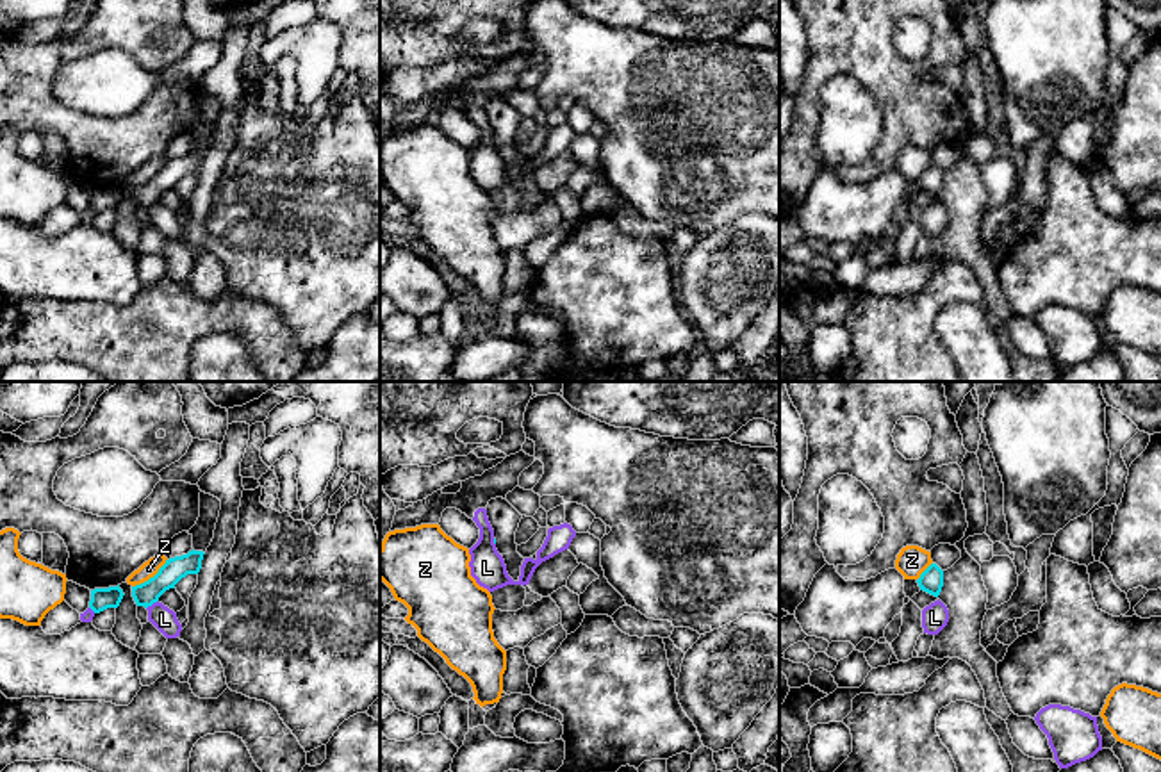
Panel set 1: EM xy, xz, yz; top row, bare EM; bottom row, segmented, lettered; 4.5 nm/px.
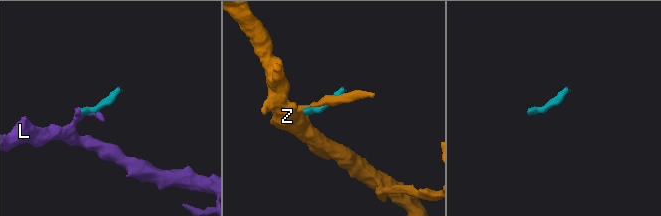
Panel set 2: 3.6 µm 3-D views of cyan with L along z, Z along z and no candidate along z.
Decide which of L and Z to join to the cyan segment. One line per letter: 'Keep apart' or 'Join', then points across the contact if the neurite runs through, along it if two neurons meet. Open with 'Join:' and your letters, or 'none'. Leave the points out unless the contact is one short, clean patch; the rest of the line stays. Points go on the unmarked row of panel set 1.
Join: none
L: Keep apart. Boundary: xy (157, 200), (147, 209)
Z: Keep apart

